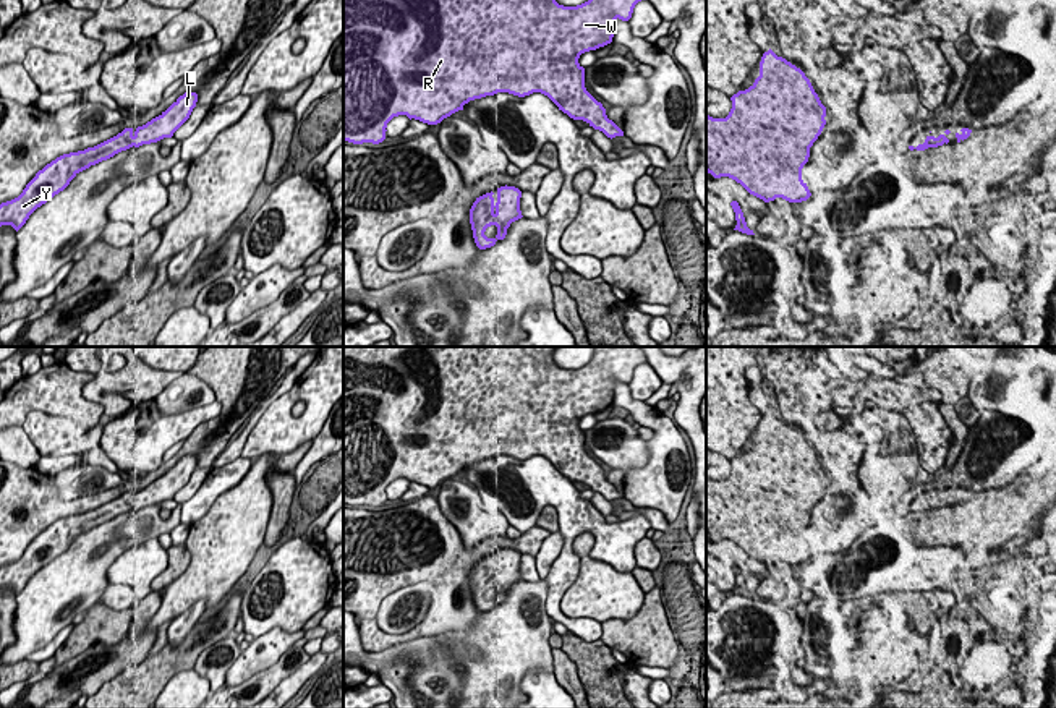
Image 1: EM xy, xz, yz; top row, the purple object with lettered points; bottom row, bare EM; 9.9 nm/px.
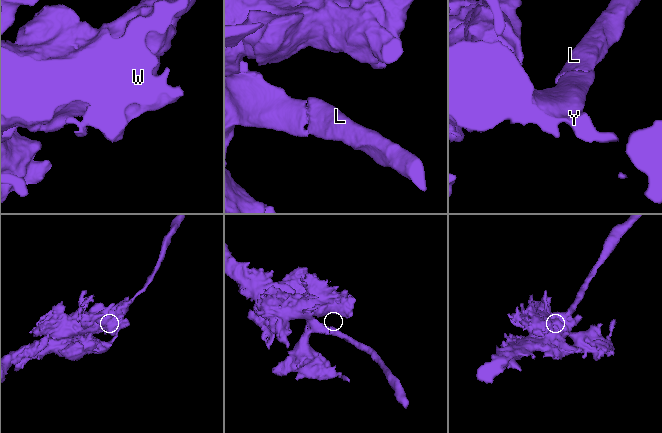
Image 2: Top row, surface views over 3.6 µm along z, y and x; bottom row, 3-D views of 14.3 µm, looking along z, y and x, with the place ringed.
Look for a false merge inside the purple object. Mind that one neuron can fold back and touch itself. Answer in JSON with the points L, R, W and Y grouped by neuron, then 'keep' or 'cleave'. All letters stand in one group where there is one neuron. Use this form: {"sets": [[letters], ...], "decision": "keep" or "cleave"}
{"sets": [["L", "R", "W", "Y"]], "decision": "keep"}

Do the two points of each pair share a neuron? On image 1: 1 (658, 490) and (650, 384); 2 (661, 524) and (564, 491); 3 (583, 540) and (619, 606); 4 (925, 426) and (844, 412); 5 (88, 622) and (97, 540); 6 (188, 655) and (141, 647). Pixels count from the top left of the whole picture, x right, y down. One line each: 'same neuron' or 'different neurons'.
1: different neurons
2: different neurons
3: same neuron
4: same neuron
5: different neurons
6: different neurons

